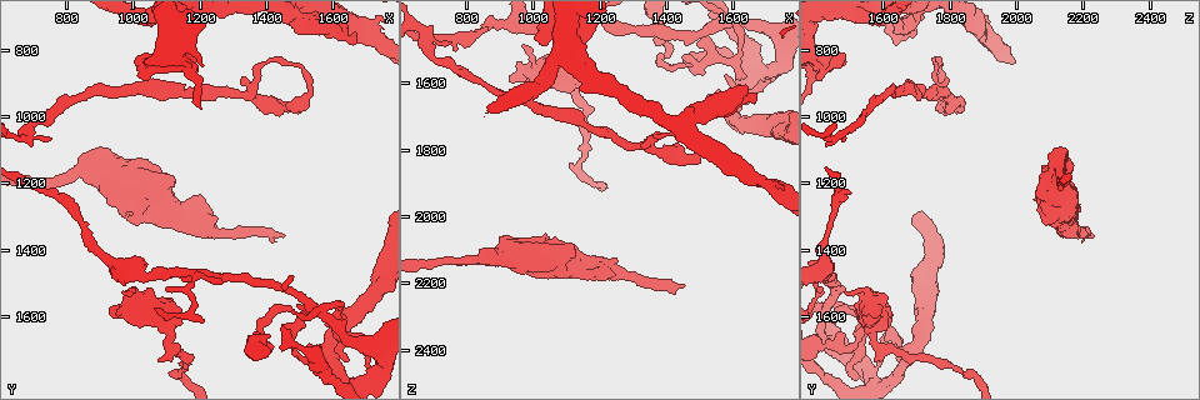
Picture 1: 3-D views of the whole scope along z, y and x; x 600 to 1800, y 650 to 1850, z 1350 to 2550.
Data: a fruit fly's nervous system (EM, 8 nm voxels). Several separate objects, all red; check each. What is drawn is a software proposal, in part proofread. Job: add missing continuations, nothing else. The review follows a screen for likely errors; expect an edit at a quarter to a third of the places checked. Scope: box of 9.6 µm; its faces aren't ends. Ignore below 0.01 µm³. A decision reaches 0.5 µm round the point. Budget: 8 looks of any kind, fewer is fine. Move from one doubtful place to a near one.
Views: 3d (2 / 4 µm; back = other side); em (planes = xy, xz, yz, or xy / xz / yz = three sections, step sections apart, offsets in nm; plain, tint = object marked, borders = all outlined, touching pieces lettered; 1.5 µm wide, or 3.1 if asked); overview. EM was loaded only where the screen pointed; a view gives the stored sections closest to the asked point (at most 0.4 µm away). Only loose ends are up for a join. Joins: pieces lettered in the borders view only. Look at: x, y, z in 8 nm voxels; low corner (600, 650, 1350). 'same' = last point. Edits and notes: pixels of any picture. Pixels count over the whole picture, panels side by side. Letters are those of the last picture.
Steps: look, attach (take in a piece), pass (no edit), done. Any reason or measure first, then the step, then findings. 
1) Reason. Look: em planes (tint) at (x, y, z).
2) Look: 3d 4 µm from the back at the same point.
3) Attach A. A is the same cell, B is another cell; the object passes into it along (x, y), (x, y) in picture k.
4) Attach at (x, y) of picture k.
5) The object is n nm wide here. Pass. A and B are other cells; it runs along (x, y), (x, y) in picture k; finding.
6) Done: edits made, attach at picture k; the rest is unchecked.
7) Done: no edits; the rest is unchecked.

An open end. Look: 3d 4 µm at (1660, 750, 1640).

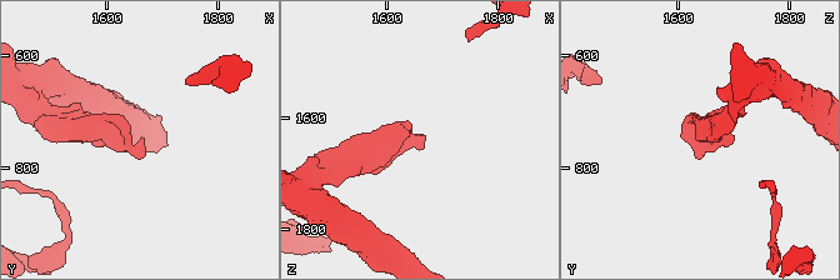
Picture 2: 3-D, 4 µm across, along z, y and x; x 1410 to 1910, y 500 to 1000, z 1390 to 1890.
Shape alone is not enough. Look: em planes (borders) at (1665, 745, 1650).

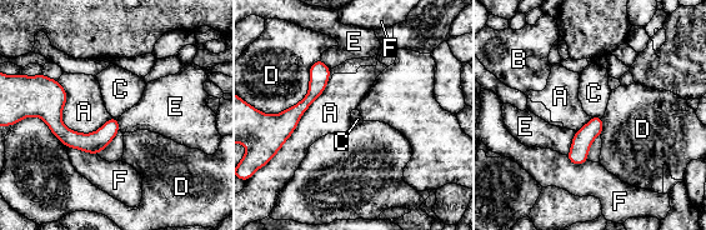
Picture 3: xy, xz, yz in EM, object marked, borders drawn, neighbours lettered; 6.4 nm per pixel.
Pass. A, B, C, D, E and F are other cells; a border runs along (591, 115), (601, 118) in picture 3; no lettered piece goes on from it.

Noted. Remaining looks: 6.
Branch stops here. Look: 3d 4 µm at (970, 1520, 1480).

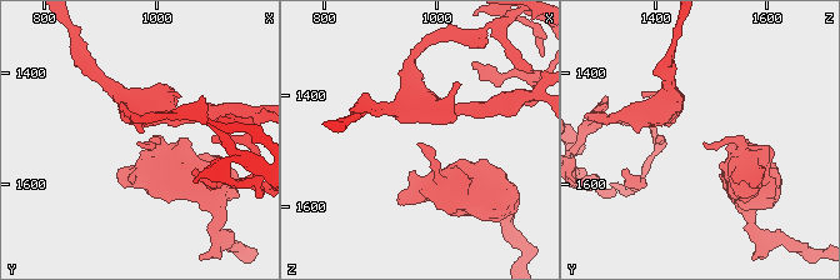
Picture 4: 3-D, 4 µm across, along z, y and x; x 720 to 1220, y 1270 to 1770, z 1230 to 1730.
Look: em yz step 4 (tint) at (970, 1525, 1485).

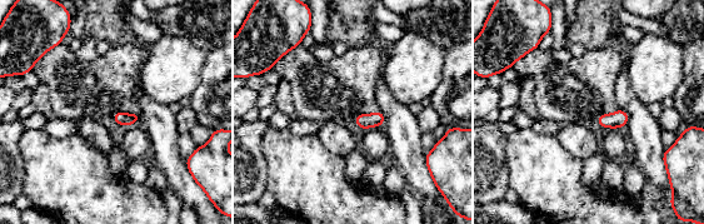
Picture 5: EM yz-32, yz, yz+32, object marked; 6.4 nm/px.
Cut it another way. Look: em planes (borders) at the same point.

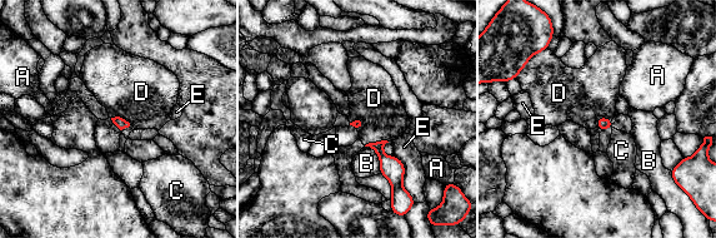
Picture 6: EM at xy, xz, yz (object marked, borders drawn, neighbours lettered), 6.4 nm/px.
Pass. A, B, C, D and E are other cells; none of them fits.

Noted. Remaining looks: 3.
An open end. Look: 3d 2 µm at (1450, 1360, 2210).

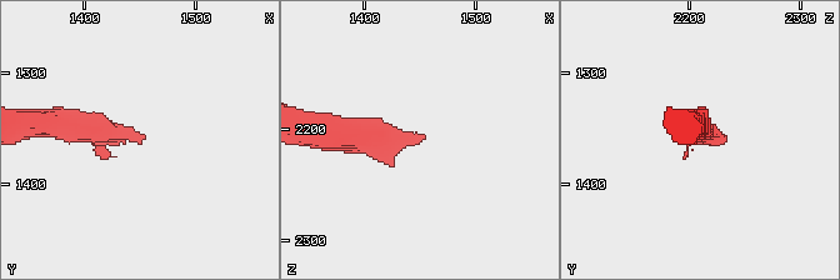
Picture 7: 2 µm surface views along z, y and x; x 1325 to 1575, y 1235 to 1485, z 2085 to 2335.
Look: em planes (borders) at (1450, 1362, 2208).

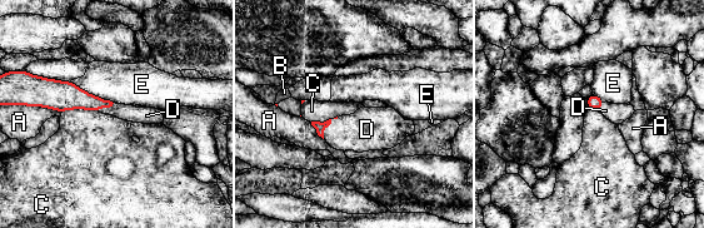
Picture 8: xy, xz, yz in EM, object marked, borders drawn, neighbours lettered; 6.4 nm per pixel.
Attach at (364, 130) of picture 8. D is the same cell, A, B, C and E are other cells; the object passes into it along (320, 128), (325, 128), (364, 130) in picture 8; it goes on there.

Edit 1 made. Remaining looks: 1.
Done: edits made, attach at picture 8; the rest is unchecked.

